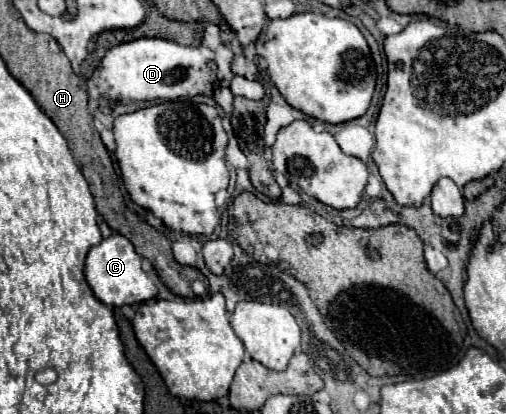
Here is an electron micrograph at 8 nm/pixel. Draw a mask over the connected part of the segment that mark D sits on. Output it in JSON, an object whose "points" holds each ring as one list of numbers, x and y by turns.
{"points":[[139,38,131,42,117,44,107,50,103,60,93,72,93,82,99,86,101,96,107,100,175,100,175,98,191,98,191,96,213,96,217,86,217,64,215,52,205,46,181,46,163,38]]}

